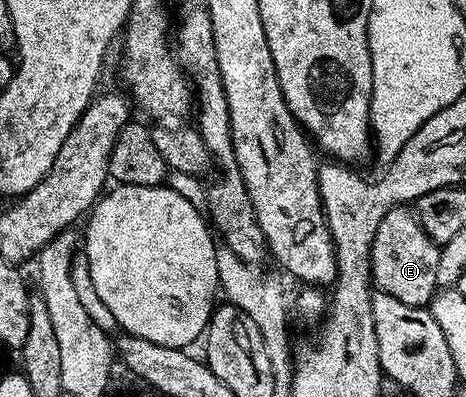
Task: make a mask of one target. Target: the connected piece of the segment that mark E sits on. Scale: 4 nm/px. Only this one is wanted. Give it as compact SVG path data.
M397 204L382 216L372 241L372 280L376 290L402 300L402 304L427 307L438 293L438 256L440 246L422 228L407 205Z

